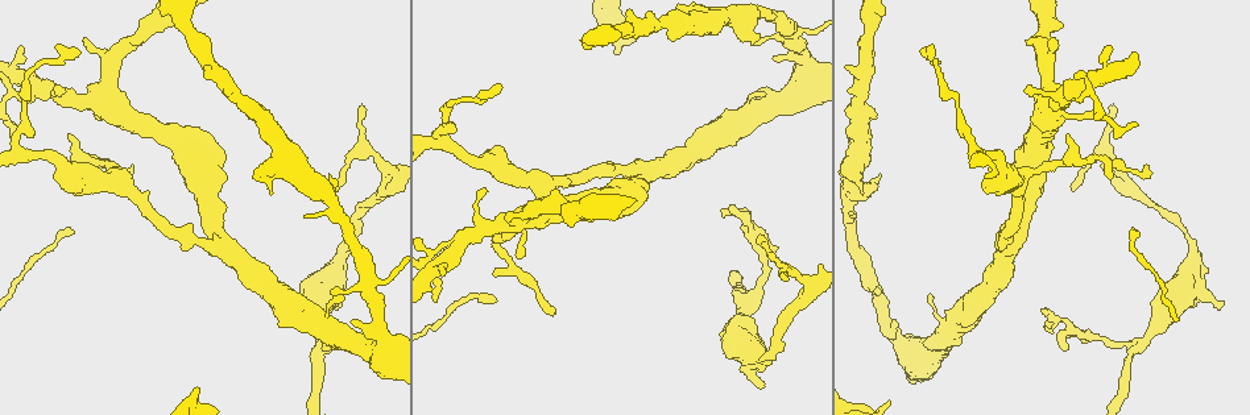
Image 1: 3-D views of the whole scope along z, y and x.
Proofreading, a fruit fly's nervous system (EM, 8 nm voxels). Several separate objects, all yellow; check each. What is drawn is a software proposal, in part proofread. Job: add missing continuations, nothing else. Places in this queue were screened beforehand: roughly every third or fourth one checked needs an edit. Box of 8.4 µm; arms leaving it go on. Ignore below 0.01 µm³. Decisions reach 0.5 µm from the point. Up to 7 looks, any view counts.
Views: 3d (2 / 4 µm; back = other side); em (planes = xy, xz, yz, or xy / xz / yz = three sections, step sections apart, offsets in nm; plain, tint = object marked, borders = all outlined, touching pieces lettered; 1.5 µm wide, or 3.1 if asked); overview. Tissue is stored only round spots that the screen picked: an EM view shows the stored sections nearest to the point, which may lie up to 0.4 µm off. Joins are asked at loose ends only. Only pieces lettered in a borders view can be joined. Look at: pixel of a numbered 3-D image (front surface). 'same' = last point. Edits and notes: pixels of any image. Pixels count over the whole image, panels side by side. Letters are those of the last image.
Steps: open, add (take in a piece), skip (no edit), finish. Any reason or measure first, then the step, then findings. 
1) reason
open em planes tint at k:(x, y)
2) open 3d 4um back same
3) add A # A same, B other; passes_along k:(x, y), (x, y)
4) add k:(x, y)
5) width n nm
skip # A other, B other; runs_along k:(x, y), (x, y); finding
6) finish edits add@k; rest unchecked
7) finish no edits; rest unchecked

an open end
open em xy step 4 tint at 1:(721, 211)

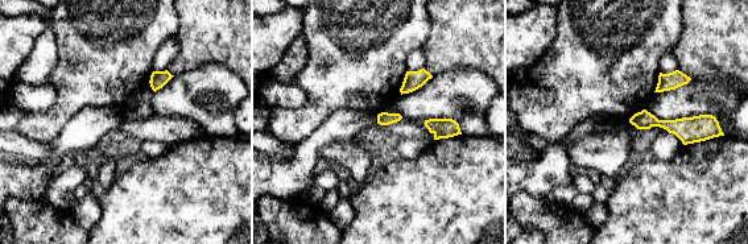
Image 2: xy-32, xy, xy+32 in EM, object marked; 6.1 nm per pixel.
another direction
open em planes borders same

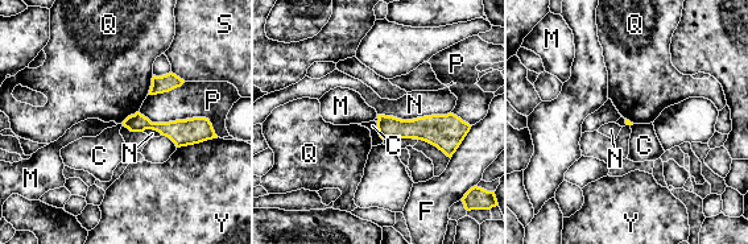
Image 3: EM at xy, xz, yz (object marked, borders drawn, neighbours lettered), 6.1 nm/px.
skip # C other, F other, M other, N other, P other, Q other, S other, Y other; runs_along 3:(127, 123), (205, 131); no lettered piece goes on from it

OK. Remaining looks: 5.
an open end
open 3d 2um at 1:(354, 323)

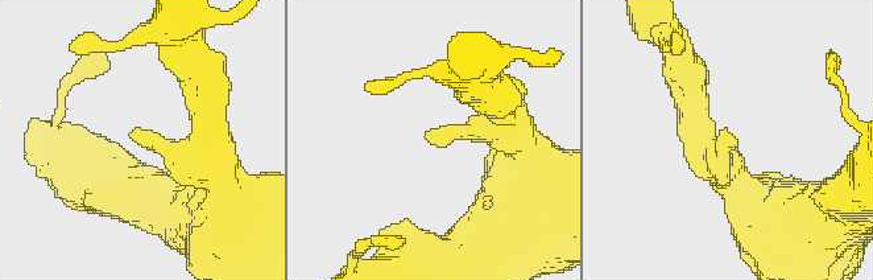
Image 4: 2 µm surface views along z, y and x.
now the EM
open em planes borders at 4:(132, 133)

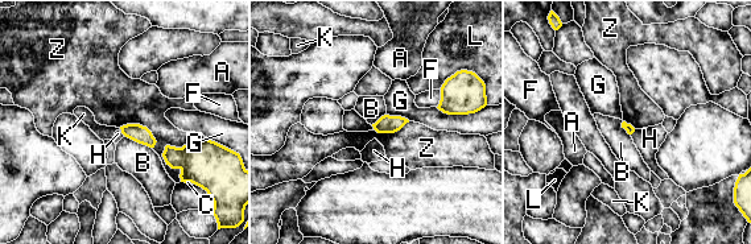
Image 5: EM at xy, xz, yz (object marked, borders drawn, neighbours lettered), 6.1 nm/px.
skip # A other, B other, C other, F other, G other, H other, K other, L other, Z other; border 5:(206, 137), (165, 147), (180, 181); no lettered piece goes on from it

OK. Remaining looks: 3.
thick end
open em yz step 4 borders at 1:(763, 386)

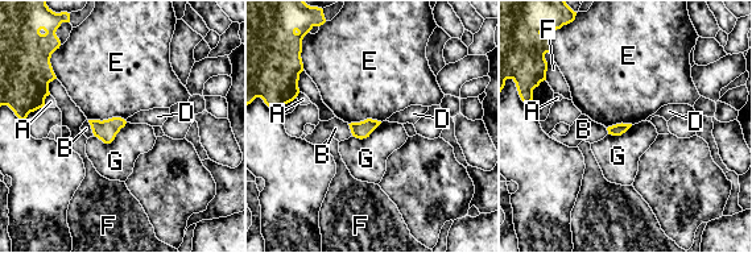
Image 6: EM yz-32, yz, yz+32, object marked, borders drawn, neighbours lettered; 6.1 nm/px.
cut it another way
open em planes borders same

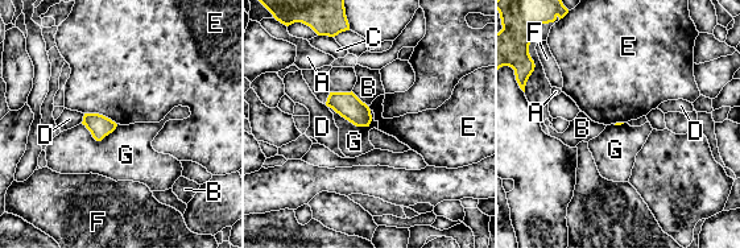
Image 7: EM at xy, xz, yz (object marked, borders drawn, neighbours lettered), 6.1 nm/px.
skip # A other, B other, C other, D other, E other, F other, G other; border 7:(329, 106), (356, 125), (372, 120); none of them fits

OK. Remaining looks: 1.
finish no edits; rest unchecked

